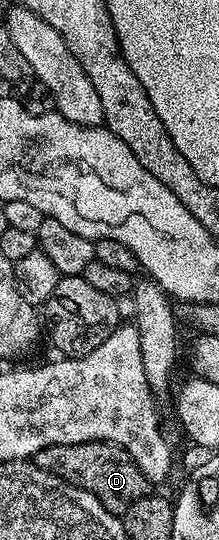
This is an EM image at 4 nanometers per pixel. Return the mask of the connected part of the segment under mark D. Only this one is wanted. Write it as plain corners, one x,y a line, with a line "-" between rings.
95,439
74,445
50,445
37,453
34,461
39,467
66,480
70,485
98,497
103,507
119,516
123,516
124,511
134,505
134,501
150,493
148,478
144,476
142,469
138,469
127,449
117,443
103,443
101,439

